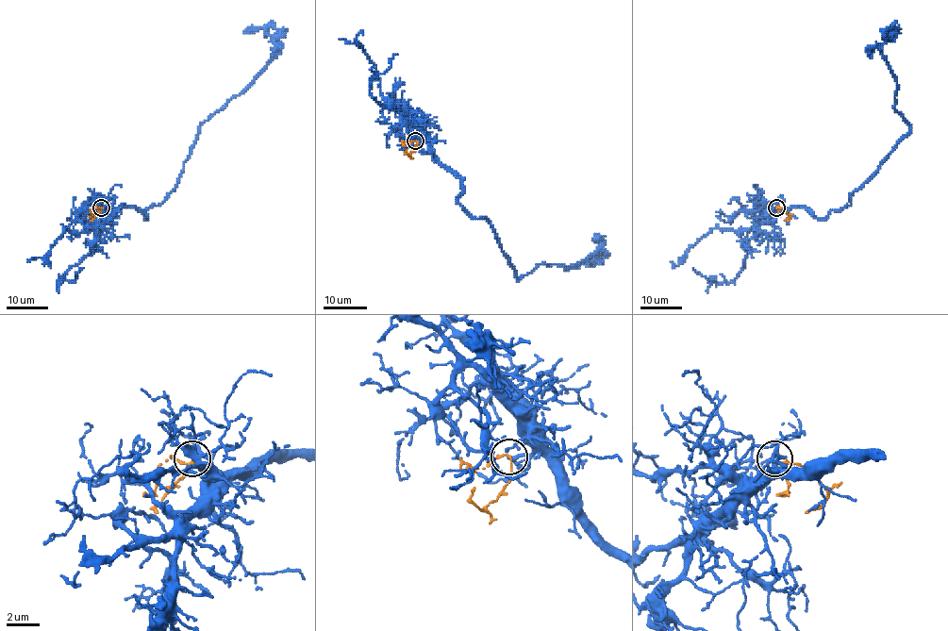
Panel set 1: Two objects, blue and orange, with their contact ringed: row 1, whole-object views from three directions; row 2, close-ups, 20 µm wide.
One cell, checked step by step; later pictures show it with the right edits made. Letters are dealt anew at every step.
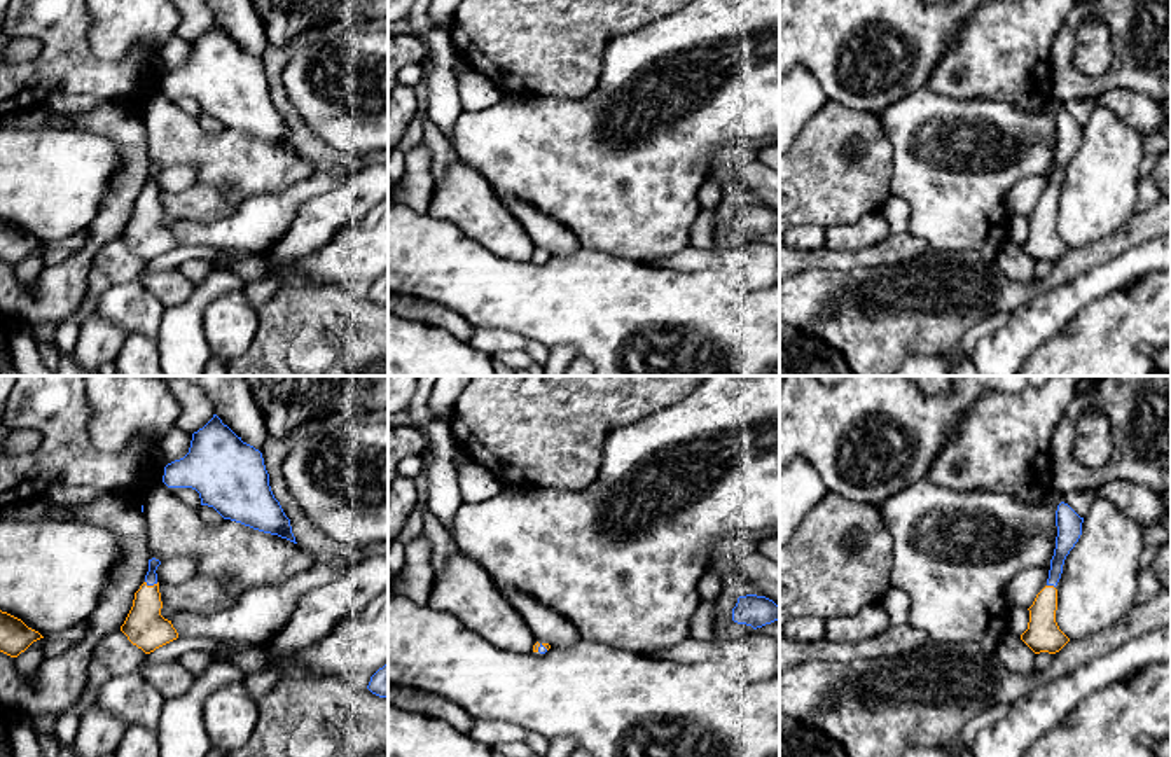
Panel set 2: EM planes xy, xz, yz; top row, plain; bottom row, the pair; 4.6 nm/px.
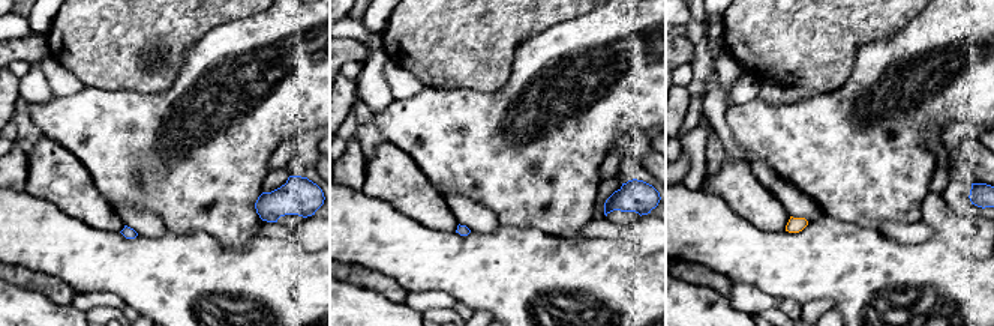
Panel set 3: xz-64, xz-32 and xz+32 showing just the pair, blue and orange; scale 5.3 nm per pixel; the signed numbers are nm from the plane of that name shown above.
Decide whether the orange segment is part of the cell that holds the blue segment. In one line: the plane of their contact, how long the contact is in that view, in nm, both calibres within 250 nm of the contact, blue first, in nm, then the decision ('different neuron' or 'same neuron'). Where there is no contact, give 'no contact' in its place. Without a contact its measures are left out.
contact in xy; length 60 nm; calibres 60 and 190 nm; same neuron

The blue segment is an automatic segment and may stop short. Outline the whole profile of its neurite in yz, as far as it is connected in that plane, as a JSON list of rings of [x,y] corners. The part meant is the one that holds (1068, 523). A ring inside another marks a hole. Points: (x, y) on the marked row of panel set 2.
[[[1061,502],[1056,510],[1056,549],[1050,559],[1047,586],[1036,594],[1029,610],[1028,629],[1021,640],[1035,652],[1059,652],[1070,638],[1059,629],[1056,622],[1057,610],[1057,582],[1063,573],[1063,565],[1070,551],[1075,547],[1082,535],[1080,517],[1068,504]]]

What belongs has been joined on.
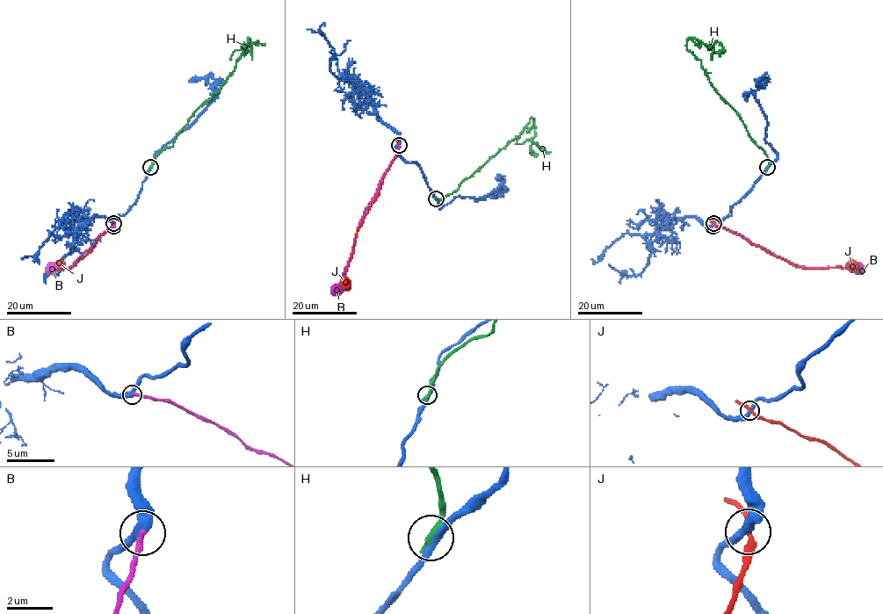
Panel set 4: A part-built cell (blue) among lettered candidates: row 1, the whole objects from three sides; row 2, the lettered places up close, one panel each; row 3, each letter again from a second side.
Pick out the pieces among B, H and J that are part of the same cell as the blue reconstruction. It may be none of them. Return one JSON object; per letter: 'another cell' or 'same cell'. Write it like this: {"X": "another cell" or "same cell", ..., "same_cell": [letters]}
{"B": "same cell", "H": "another cell", "J": "another cell", "same_cell": ["B"]}

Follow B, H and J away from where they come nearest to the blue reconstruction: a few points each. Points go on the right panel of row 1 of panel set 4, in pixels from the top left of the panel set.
B: (712, 226), (726, 227), (798, 265), (807, 268), (854, 266), (864, 269)
H: (767, 167), (768, 157), (740, 116), (714, 89), (686, 40), (694, 37), (710, 46), (715, 42), (720, 45)
J: (713, 223), (737, 233), (755, 245), (799, 268), (848, 267), (854, 269), (858, 265)

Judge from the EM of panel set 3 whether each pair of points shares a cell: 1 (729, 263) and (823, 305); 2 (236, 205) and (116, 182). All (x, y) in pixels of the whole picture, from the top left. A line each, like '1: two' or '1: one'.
1: two
2: one

